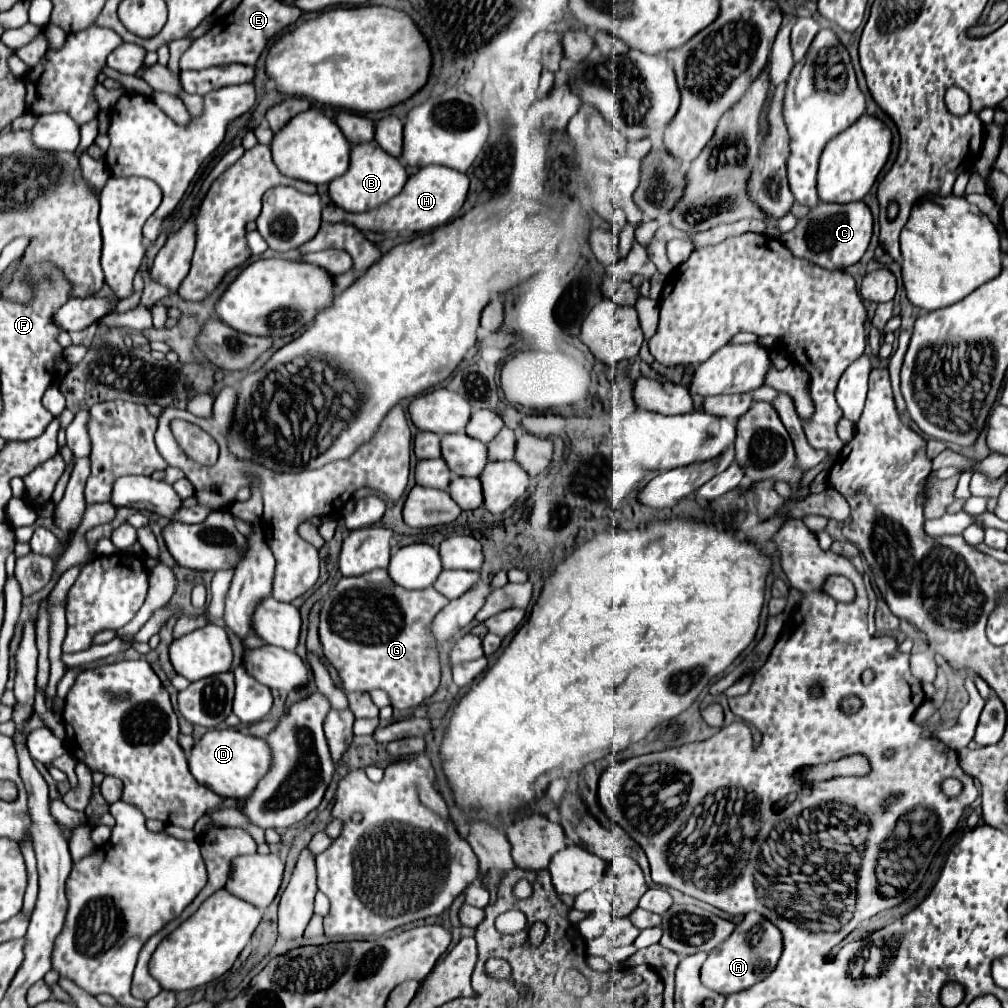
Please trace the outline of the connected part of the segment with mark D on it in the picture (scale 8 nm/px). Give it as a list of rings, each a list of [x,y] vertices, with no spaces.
[[[235,728],[209,730],[189,754],[189,770],[197,782],[205,784],[223,798],[247,800],[259,780],[271,770],[271,748],[265,740]]]

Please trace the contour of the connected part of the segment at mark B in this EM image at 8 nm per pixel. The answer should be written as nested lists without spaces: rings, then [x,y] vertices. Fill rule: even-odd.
[[[373,140],[351,148],[351,166],[343,176],[335,178],[329,184],[329,196],[339,208],[347,212],[367,212],[369,208],[375,210],[381,204],[389,202],[393,196],[397,196],[403,190],[405,182],[407,182],[407,172],[403,162],[383,152],[383,148],[379,148],[379,144],[375,144]]]

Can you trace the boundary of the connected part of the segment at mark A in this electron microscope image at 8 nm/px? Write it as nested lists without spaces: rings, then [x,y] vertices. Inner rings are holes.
[[[749,912],[743,918],[743,922],[737,924],[735,932],[723,944],[719,944],[715,950],[709,952],[709,958],[701,968],[701,982],[713,992],[725,996],[747,990],[771,974],[781,956],[781,950],[783,950],[781,932],[761,914]]]

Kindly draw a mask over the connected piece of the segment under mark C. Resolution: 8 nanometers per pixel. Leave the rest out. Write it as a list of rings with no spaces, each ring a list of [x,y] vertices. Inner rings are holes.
[[[821,202],[815,208],[811,208],[807,222],[799,220],[799,224],[783,236],[783,242],[793,250],[795,256],[803,256],[827,270],[843,270],[861,260],[869,246],[871,234],[873,234],[873,214],[865,202],[851,204]]]

